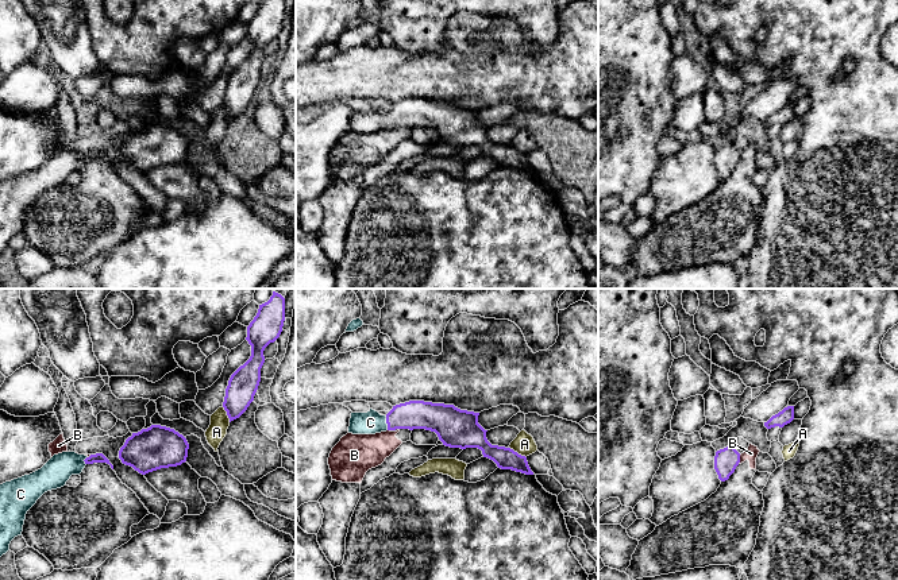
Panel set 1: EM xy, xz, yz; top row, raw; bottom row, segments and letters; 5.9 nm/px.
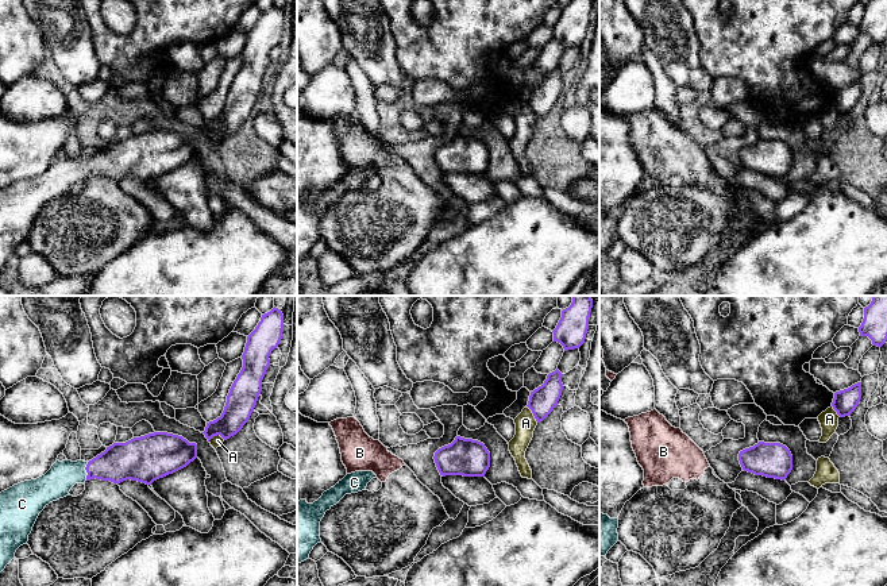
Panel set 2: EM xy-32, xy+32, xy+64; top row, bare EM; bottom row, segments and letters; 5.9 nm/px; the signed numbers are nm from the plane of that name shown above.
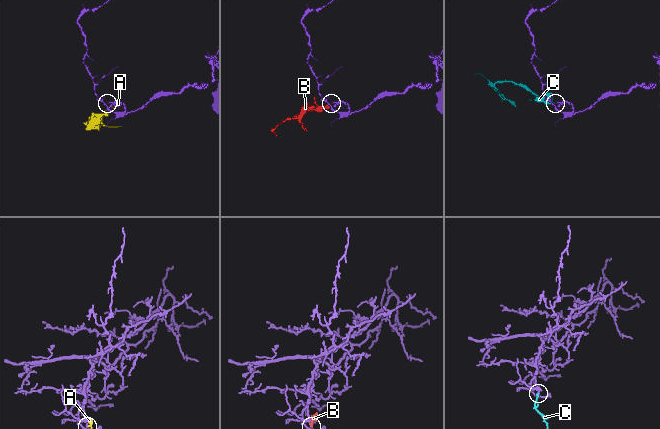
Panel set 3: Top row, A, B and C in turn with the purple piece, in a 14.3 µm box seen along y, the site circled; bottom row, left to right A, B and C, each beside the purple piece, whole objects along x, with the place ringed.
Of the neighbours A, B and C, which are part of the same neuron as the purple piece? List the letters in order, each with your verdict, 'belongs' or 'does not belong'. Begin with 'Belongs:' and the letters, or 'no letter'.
Belongs: C
A: does not belong
B: does not belong
C: belongs

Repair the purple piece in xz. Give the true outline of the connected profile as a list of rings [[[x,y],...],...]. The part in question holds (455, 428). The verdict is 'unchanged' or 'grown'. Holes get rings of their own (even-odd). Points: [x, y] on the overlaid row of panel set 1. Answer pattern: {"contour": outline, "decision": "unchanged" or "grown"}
{"contour": [[[409,401],[393,406],[386,414],[370,409],[351,413],[348,433],[375,434],[396,429],[425,429],[435,432],[443,445],[450,448],[478,448],[483,457],[493,460],[501,469],[533,475],[527,457],[510,448],[492,445],[478,424],[479,413],[460,410],[454,405]]], "decision": "grown"}

